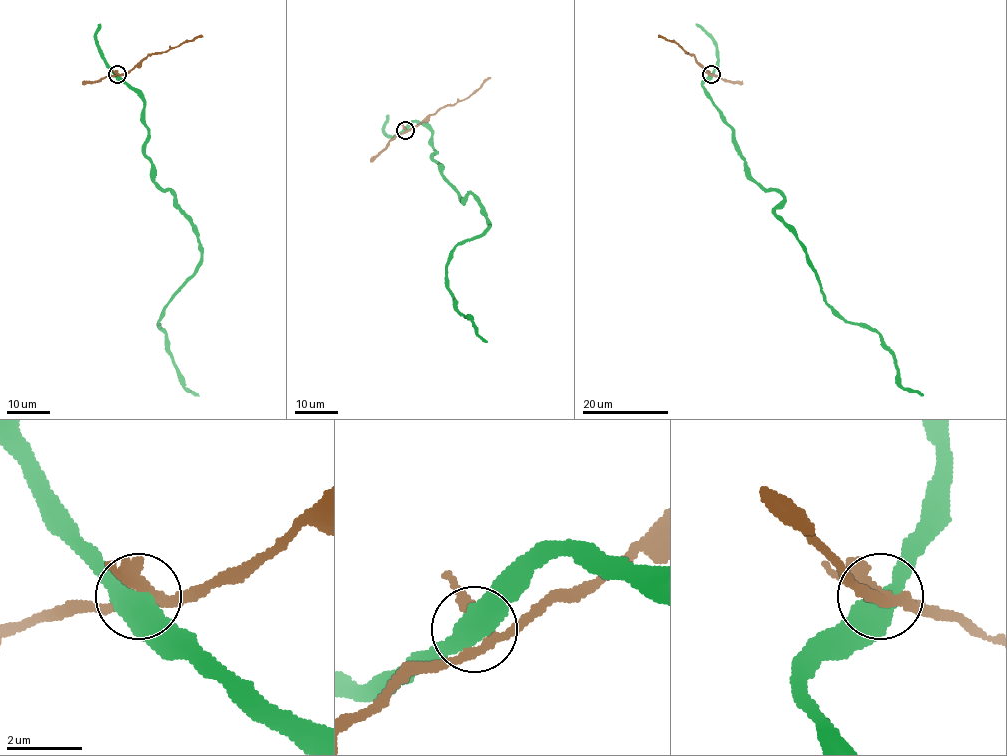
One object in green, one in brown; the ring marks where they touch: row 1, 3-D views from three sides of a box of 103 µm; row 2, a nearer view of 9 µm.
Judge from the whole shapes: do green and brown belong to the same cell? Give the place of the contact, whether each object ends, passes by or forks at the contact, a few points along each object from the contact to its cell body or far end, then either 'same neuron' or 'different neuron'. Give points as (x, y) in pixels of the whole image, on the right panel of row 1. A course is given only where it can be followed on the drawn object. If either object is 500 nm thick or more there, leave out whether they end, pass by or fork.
place (711, 74); course green (710, 75), (702, 87), (746, 170), (783, 197), (775, 214), (823, 298), (874, 329), (898, 381), (922, 396); course brown (710, 74), (693, 55), (658, 35); different neuron

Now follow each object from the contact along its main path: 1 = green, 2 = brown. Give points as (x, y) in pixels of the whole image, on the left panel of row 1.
1: (116, 75), (142, 99), (153, 180), (175, 197), (197, 234), (201, 263), (159, 323), (178, 381), (199, 396)
2: (117, 74), (129, 72), (147, 55), (166, 52), (202, 35)

